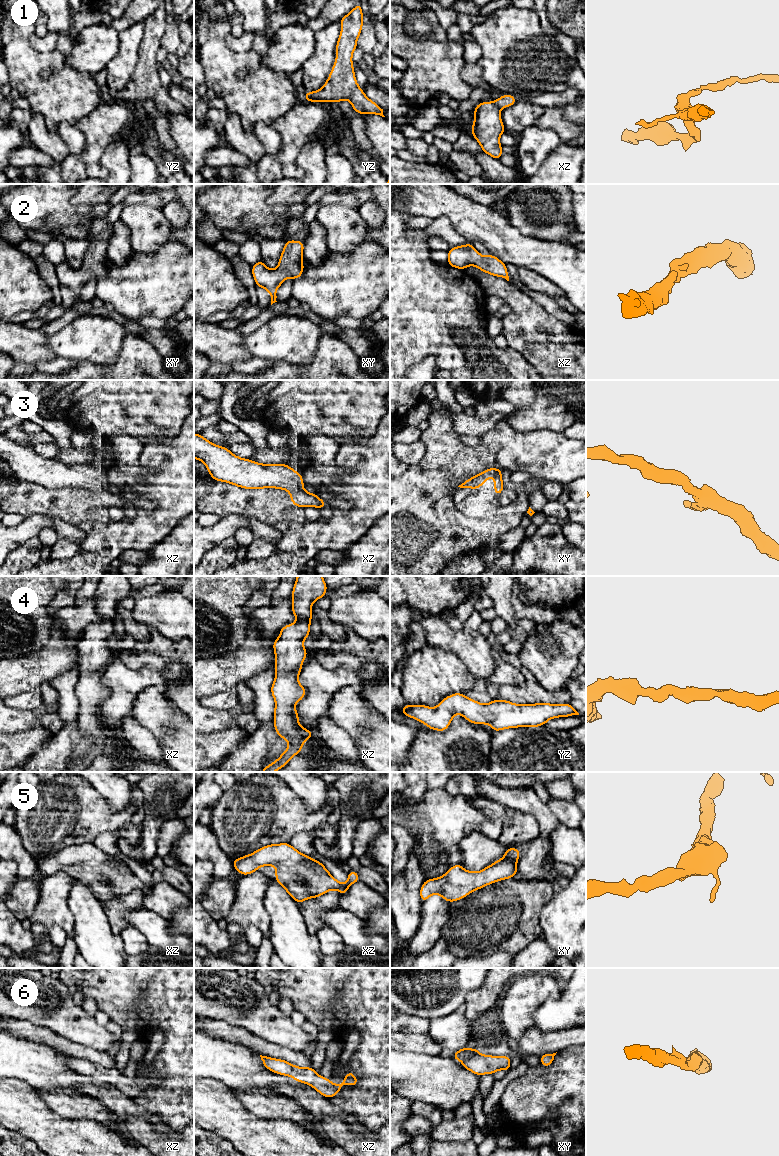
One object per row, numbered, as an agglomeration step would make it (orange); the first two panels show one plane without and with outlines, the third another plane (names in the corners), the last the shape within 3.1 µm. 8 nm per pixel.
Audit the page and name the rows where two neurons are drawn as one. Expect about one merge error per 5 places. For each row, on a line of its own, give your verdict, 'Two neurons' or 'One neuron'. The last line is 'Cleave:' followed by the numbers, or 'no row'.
1: Two neurons
2: One neuron
3: One neuron
4: One neuron
5: One neuron
6: One neuron
Cleave: 1

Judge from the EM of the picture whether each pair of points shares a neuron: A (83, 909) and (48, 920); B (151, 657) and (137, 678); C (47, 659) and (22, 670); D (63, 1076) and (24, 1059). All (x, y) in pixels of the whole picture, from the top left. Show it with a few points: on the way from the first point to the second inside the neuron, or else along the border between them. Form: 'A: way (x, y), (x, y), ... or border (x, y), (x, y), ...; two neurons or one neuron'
A: border (71, 889), (67, 907), (74, 918), (73, 929); two neurons
B: border (122, 661), (131, 668), (152, 668), (165, 680); two neurons
C: way (41, 665), (28, 670); one neuron
D: way (53, 1074), (34, 1063); one neuron

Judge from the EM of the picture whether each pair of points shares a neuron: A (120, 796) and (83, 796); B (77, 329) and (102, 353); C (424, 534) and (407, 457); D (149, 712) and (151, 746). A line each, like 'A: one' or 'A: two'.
A: two
B: one
C: two
D: two

